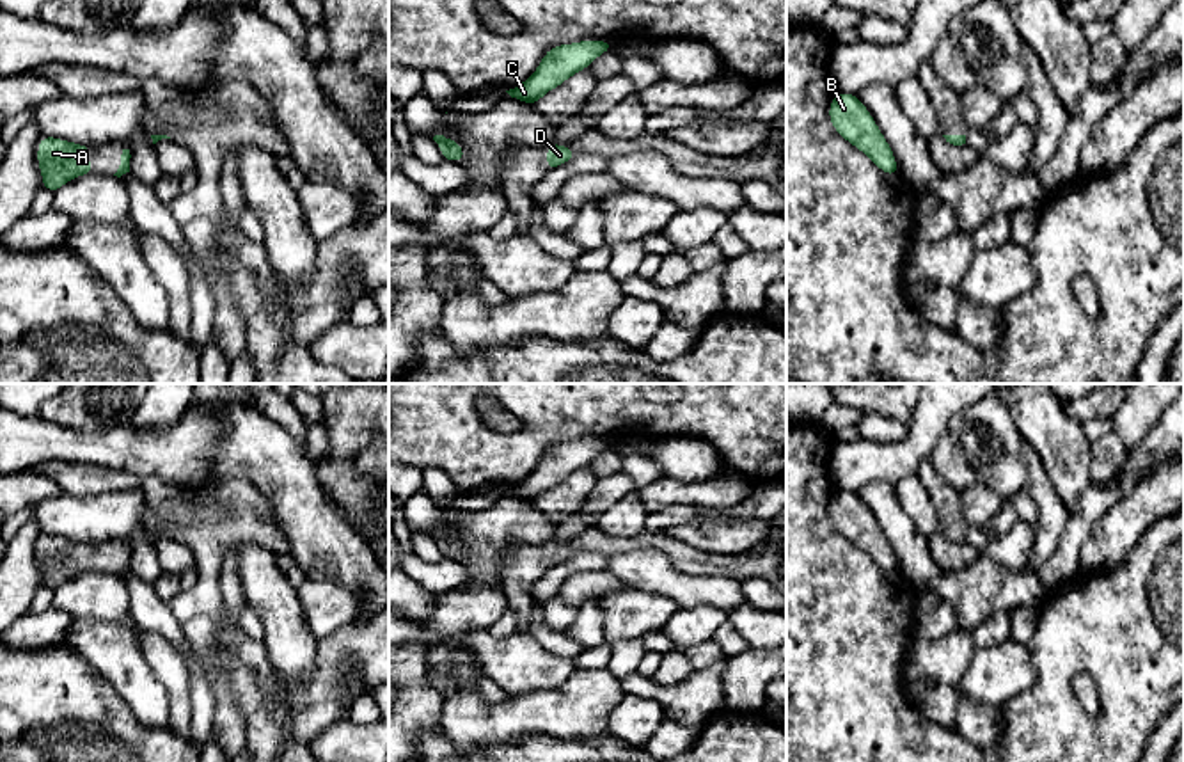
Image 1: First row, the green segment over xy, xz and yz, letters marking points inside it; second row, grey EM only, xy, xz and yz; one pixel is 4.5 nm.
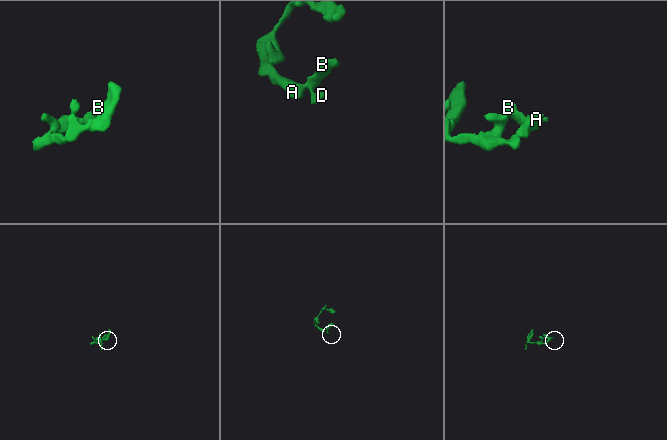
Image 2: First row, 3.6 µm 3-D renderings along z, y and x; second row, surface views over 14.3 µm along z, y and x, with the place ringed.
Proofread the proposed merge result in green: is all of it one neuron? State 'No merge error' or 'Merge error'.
No merge error

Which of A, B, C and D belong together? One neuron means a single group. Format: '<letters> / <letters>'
A B C D

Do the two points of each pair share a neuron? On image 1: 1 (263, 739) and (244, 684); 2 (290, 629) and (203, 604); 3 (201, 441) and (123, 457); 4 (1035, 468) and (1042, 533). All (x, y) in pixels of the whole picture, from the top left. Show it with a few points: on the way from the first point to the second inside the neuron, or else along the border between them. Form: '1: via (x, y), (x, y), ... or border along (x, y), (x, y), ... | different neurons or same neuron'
1: via (263, 725), (263, 714), (249, 698) | same neuron
2: border along (261, 642), (267, 661), (279, 679) | different neurons
3: via (181, 453), (142, 453) | same neuron
4: via (1039, 484), (1046, 498), (1046, 517) | same neuron

